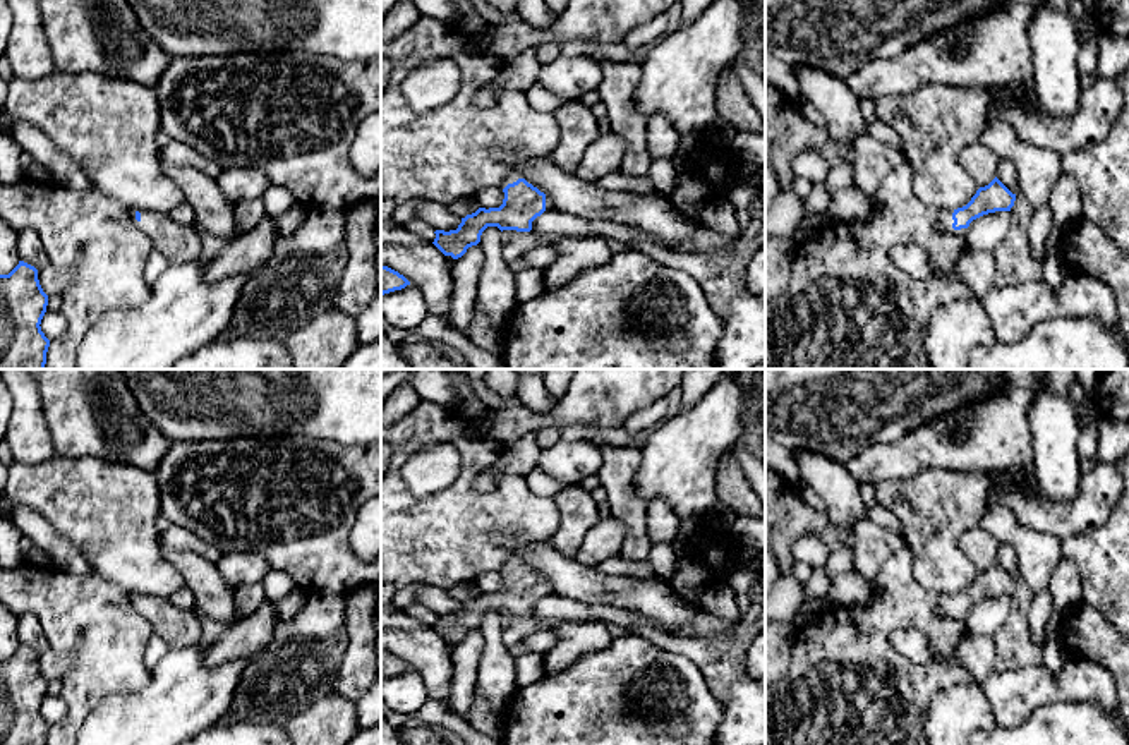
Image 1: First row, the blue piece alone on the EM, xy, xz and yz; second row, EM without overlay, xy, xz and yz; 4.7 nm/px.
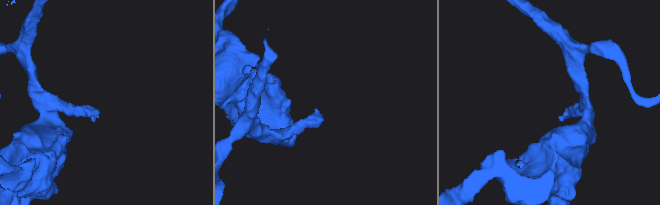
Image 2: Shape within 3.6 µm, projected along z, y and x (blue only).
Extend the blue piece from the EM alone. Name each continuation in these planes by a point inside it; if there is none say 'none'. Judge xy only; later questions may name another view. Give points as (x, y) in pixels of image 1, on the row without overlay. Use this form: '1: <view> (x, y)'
1: xy (181, 629)

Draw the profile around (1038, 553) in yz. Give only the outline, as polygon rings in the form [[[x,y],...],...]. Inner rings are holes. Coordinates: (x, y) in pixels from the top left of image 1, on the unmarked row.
[[[993,505],[978,524],[1000,544],[1009,542],[1019,561],[1019,577],[1033,596],[1048,589],[1052,575],[1062,560],[1062,539],[1021,525],[1005,505]]]

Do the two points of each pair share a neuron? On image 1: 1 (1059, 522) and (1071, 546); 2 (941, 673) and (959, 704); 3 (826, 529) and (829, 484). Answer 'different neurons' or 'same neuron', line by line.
1: different neurons
2: different neurons
3: different neurons

